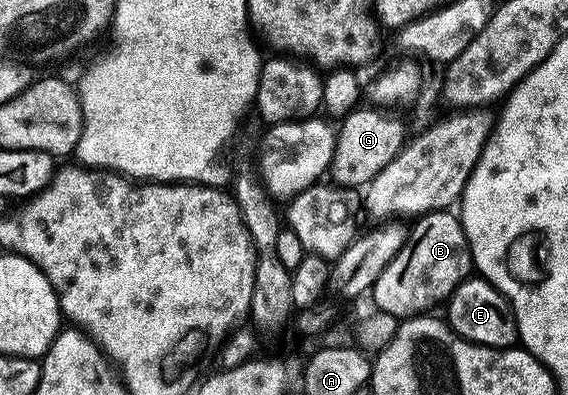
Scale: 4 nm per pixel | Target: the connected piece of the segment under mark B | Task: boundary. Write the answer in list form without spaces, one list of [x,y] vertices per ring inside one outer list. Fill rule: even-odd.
[[[439,211],[439,212],[427,212],[421,214],[413,223],[412,228],[409,230],[406,241],[400,247],[400,251],[396,256],[391,257],[389,261],[381,266],[380,272],[375,276],[372,282],[372,294],[374,293],[374,301],[379,310],[386,312],[388,315],[392,315],[397,319],[409,319],[411,317],[417,317],[419,315],[425,314],[427,311],[433,310],[430,309],[433,305],[441,306],[443,302],[450,298],[454,293],[454,288],[459,285],[461,281],[467,280],[472,273],[472,262],[470,260],[470,244],[466,242],[466,232],[462,226],[461,220],[457,216],[452,215],[453,212],[450,211]]]

